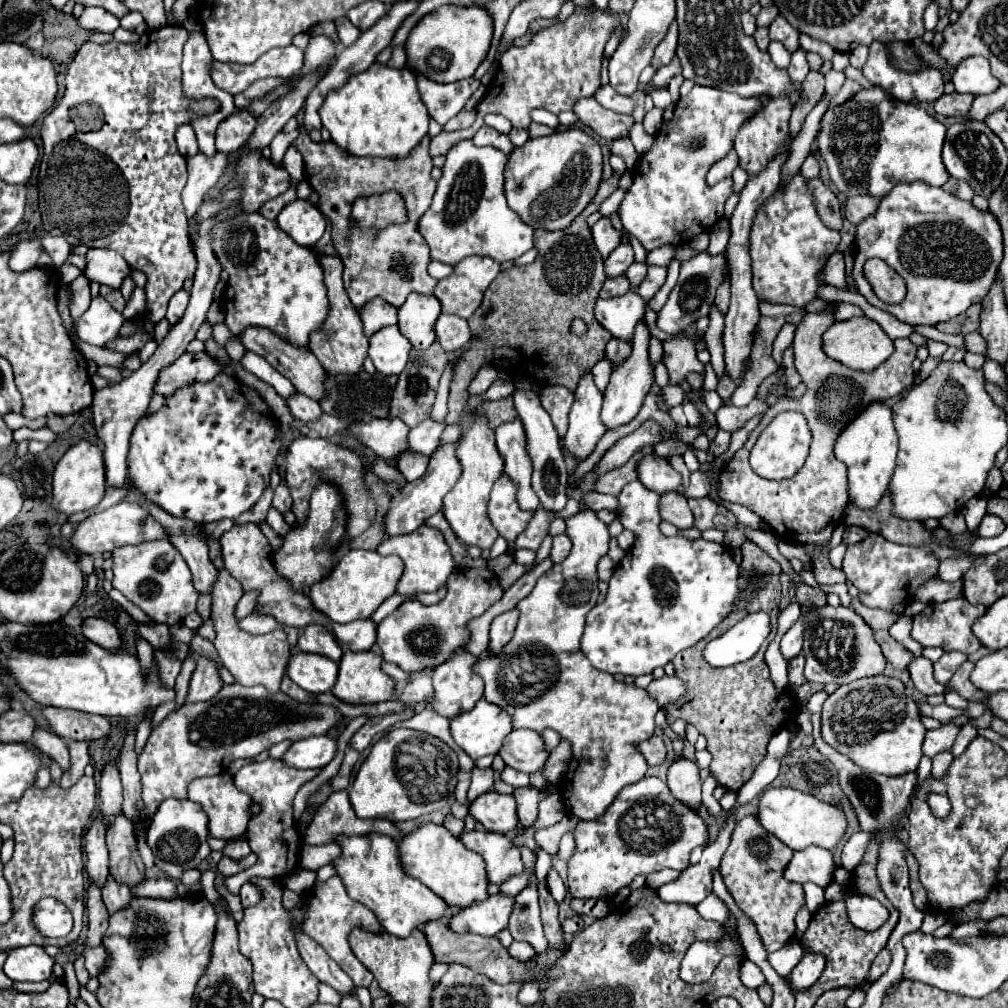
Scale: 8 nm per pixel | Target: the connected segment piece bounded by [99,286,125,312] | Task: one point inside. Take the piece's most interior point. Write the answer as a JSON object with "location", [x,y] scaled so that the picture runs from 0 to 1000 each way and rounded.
{"location":[113,295]}

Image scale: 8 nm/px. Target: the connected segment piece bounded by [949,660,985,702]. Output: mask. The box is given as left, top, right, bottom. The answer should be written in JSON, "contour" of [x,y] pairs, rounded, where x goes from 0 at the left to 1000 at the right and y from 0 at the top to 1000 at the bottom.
{"contour":[[[961,655],[955,657],[953,663],[949,663],[949,667],[945,669],[945,673],[943,673],[943,677],[941,677],[941,683],[949,685],[955,692],[959,692],[959,694],[963,694],[963,696],[977,694],[977,690],[975,690],[973,687],[969,687],[969,685],[963,681],[963,677],[961,677],[963,665],[965,665],[965,657],[961,657]]]}

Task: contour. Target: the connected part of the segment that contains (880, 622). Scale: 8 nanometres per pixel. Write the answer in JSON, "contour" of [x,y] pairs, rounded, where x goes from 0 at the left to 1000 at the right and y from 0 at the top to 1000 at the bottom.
{"contour":[[[846,593],[846,595],[844,595],[844,603],[852,603],[852,605],[854,605],[854,613],[856,613],[866,625],[884,623],[884,619],[890,615],[890,611],[886,611],[886,609],[880,607],[880,605],[870,605],[870,603],[860,603],[860,601],[856,601],[852,593]]]}

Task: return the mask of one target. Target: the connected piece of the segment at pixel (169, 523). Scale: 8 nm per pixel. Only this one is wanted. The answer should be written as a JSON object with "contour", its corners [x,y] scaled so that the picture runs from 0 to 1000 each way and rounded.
{"contour":[[[150,498],[146,500],[146,506],[148,510],[152,510],[152,516],[164,524],[168,538],[188,560],[195,587],[209,587],[209,581],[215,575],[215,563],[207,556],[205,536],[199,534],[197,520],[184,514],[172,514],[170,510],[164,510],[164,506],[150,502]]]}

